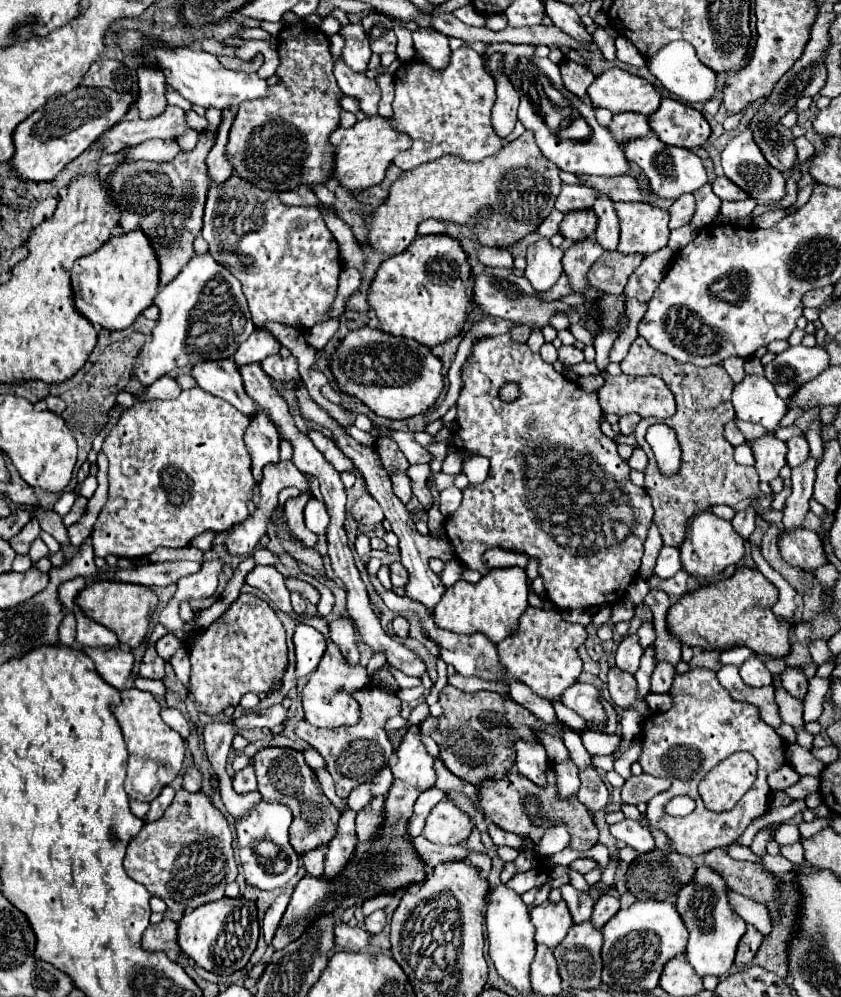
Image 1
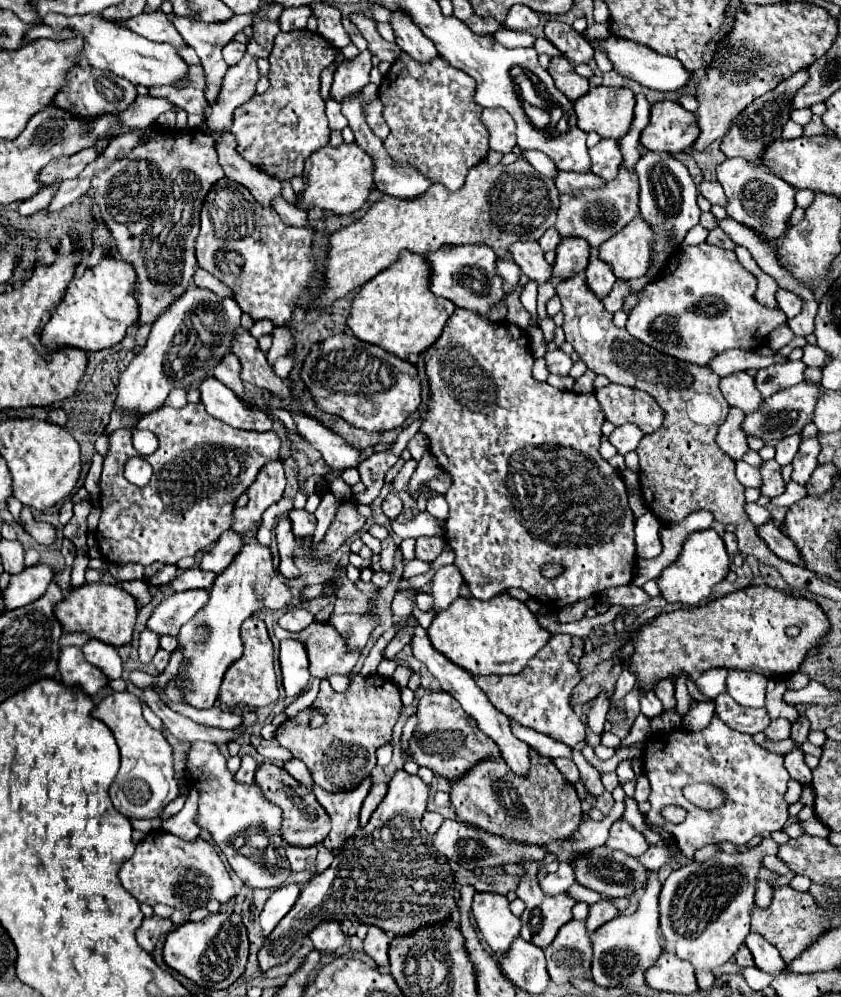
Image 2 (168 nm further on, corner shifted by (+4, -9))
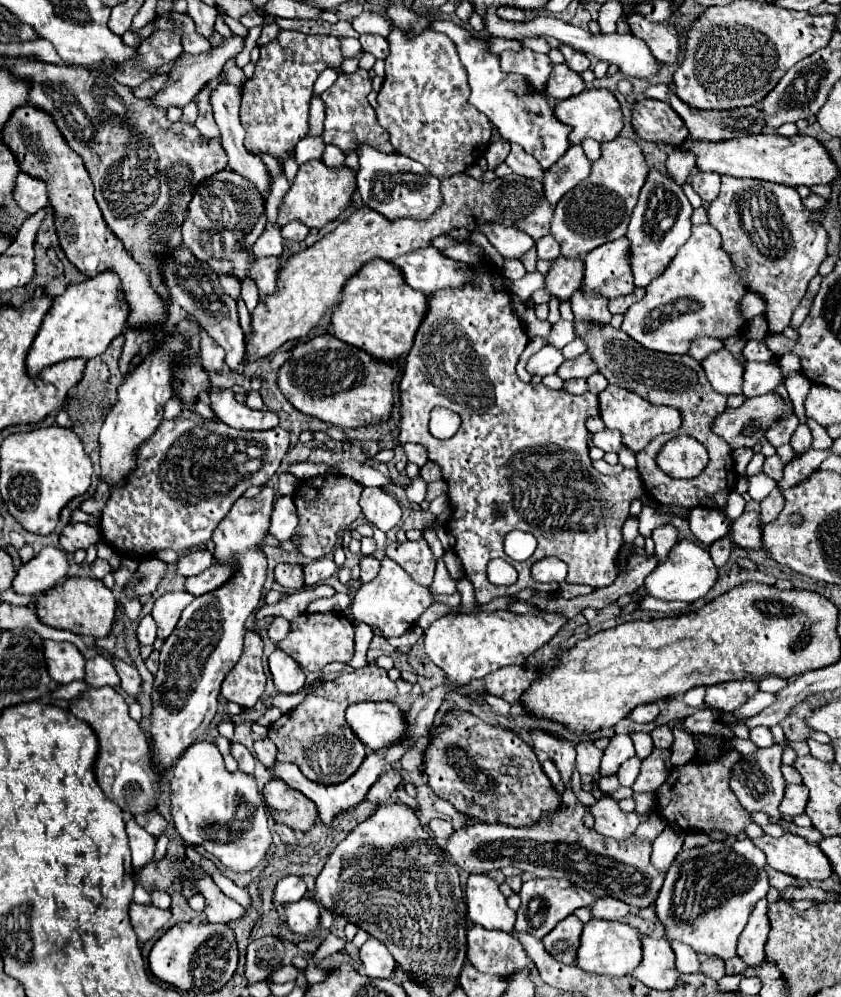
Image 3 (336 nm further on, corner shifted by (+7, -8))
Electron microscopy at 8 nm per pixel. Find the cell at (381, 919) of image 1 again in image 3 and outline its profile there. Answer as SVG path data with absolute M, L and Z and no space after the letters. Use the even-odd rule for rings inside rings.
M369 936L369 940L361 946L359 952L361 952L359 954L361 964L363 964L367 976L371 976L371 978L389 978L389 976L393 976L395 960L393 960L393 956L389 954L389 950L385 948L383 942Z

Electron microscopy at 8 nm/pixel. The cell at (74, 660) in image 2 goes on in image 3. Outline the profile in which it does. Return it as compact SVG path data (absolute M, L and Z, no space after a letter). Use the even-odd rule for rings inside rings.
M45 640L45 658L49 676L59 684L85 680L85 658L69 642Z

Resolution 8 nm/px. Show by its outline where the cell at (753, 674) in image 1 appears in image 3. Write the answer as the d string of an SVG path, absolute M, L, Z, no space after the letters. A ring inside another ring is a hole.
M733 680L707 686L705 704L711 708L719 708L723 712L733 712L737 706L743 706L755 692L759 692L759 684L755 680Z

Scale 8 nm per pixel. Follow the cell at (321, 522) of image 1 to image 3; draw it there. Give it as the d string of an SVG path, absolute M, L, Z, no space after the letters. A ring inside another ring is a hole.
M279 496L273 514L271 514L271 526L269 534L273 534L277 540L291 540L297 528L297 508L293 506L293 496Z

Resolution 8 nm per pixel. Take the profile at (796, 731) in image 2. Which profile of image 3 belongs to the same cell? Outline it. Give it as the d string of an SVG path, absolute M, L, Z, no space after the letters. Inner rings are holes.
M773 744L769 748L757 750L753 754L747 754L745 760L741 760L735 768L733 768L733 780L731 780L731 790L735 792L735 796L739 798L739 802L749 810L749 812L767 812L773 818L777 818L777 814L781 814L777 808L781 804L783 798L783 788L785 788L785 780L781 776L781 756L785 752L783 744ZM751 766L757 772L751 772ZM761 772L761 774L759 774Z

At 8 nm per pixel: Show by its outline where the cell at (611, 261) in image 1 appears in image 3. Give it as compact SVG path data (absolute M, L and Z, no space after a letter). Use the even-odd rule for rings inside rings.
M635 288L635 294L621 296L621 298L613 298L613 300L609 302L611 314L625 314L627 308L629 308L633 302L637 302L637 300L643 298L643 294L645 294L645 288Z

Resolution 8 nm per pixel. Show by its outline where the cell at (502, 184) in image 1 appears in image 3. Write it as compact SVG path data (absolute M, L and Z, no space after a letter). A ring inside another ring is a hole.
M513 172L505 178L495 178L483 184L469 174L455 174L441 182L441 196L441 206L427 220L397 218L397 222L389 222L383 214L377 214L377 210L363 206L353 212L349 220L341 222L333 232L325 234L319 242L301 252L295 252L279 268L277 292L261 300L251 316L253 336L247 338L247 358L255 360L267 356L289 340L305 338L309 330L317 326L323 314L339 304L345 280L349 280L357 270L361 270L363 264L371 262L373 258L393 260L401 254L409 254L409 250L431 246L433 238L447 234L447 230L453 230L453 226L465 226L467 230L481 230L483 224L517 226L533 240L549 234L553 206L545 202L541 180Z

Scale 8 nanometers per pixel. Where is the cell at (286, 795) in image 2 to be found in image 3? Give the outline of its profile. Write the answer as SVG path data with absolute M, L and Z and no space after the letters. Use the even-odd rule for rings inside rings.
M273 778L263 788L263 800L277 824L285 824L291 830L309 832L317 822L319 814L313 802L301 792L281 782L281 778Z

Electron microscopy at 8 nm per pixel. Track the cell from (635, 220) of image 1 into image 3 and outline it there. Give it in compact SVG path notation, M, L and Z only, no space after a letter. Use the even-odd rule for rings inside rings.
M629 238L607 242L585 256L585 290L617 298L633 292L633 274L629 270Z

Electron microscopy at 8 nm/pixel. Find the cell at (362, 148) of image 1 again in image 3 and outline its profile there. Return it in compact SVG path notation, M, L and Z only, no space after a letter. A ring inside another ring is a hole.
M309 160L305 164L301 164L299 172L295 176L295 182L291 184L289 192L285 194L285 198L279 206L277 224L283 226L291 220L301 220L309 228L321 228L327 222L335 220L349 206L351 196L357 190L355 176L357 176L357 172L353 168L349 168L349 166L329 168L329 166L325 166L323 160Z

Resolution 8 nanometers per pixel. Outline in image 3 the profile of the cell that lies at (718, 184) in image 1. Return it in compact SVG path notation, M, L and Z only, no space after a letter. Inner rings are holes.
M697 172L691 178L691 186L693 190L705 200L705 202L713 202L719 194L719 176L713 172Z

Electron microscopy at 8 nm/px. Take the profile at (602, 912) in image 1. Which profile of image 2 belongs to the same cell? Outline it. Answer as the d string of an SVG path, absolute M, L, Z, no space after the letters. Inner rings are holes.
M602 899L602 901L594 903L594 905L590 907L590 915L588 915L588 919L586 919L588 931L590 931L590 933L596 931L600 925L612 921L612 919L618 917L618 915L620 915L620 911L618 911L618 907L616 907L610 899Z

